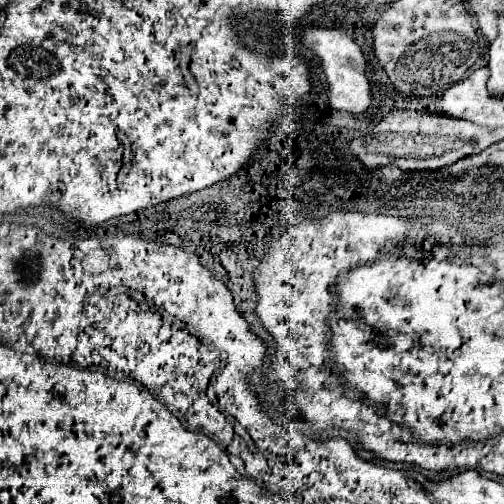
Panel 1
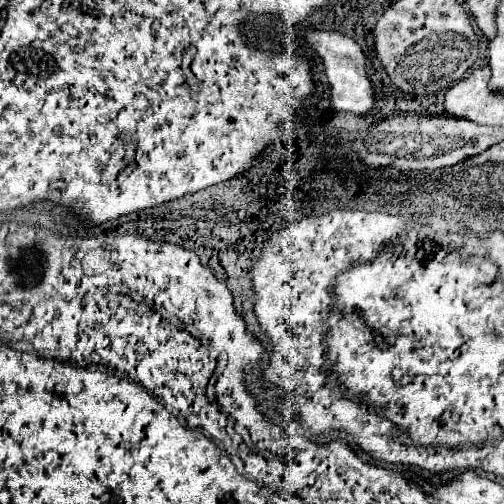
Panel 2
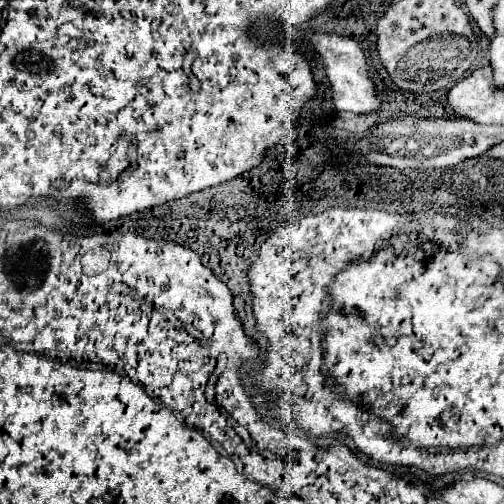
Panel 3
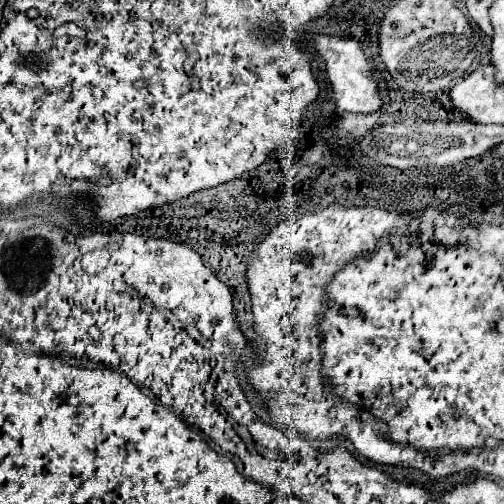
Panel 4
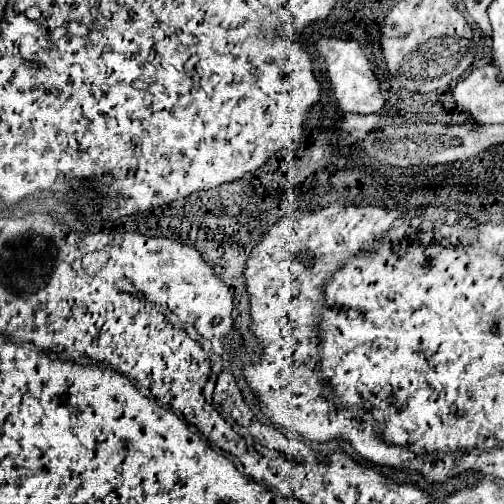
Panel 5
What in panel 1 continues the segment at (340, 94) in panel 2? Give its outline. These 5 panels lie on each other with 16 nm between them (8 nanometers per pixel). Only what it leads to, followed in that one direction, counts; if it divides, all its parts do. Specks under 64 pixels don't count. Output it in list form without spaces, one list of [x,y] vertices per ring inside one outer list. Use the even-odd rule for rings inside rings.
[[[306,28],[302,34],[302,40],[314,54],[318,54],[318,58],[324,64],[324,74],[328,78],[328,88],[330,88],[330,94],[328,94],[330,108],[352,112],[352,114],[366,112],[372,106],[372,88],[366,78],[366,58],[360,46],[344,32],[324,30],[324,28]]]

